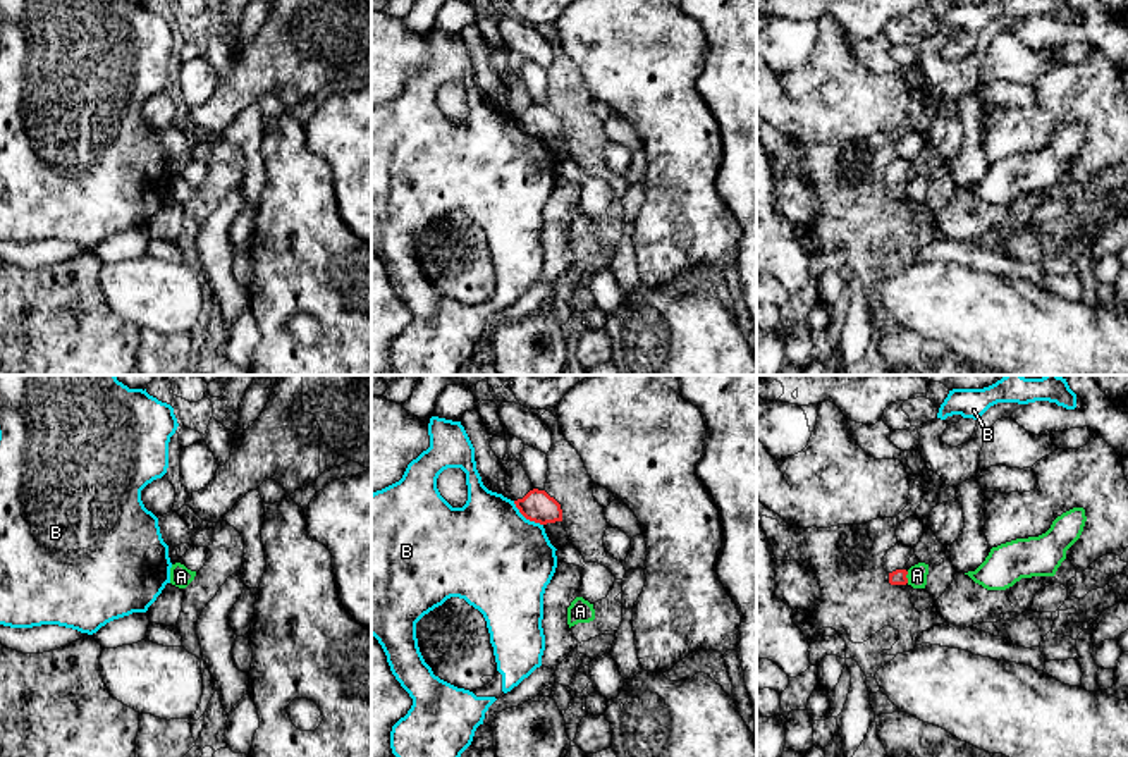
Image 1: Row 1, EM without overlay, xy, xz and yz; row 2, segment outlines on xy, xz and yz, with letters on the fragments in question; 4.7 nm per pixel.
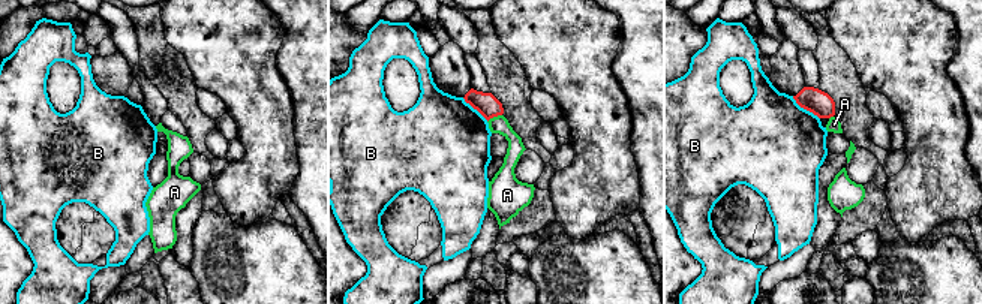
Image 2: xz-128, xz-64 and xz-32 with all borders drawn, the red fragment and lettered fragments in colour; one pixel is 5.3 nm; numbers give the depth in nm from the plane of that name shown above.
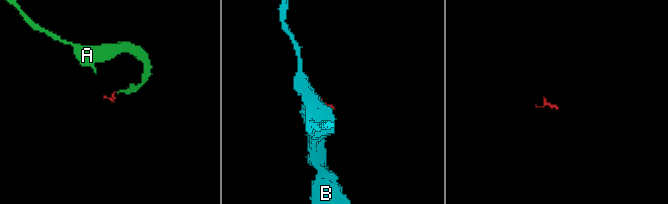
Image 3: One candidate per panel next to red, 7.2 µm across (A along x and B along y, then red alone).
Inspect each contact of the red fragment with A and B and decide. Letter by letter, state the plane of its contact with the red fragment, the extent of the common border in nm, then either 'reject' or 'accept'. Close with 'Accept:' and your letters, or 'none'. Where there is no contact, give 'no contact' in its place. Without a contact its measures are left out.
A: contact in yz; length 60 nm; reject
B: contact in xz; length 180 nm; reject
Accept: none

